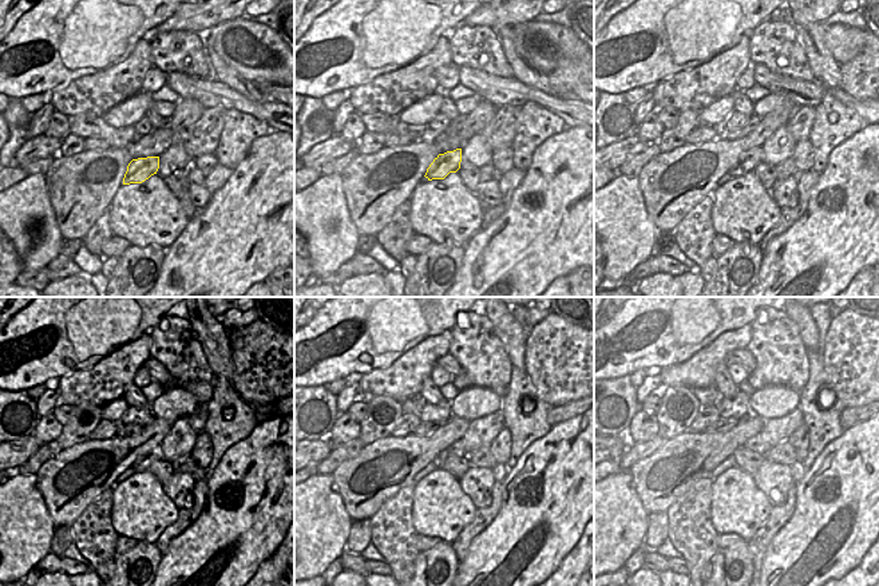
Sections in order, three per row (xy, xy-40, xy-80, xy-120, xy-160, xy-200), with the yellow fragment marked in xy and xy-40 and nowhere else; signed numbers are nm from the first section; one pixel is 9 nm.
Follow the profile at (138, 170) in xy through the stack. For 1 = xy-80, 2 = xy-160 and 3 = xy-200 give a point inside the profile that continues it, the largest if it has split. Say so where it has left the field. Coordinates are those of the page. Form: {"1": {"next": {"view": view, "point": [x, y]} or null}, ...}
{"1": {"next": {"view": "xy-80", "point": [747, 162]}}, "2": {"next": {"view": "xy-160", "point": [458, 447]}}, "3": {"next": {"view": "xy-200", "point": [756, 443]}}}

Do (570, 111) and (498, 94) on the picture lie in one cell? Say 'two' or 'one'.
one

